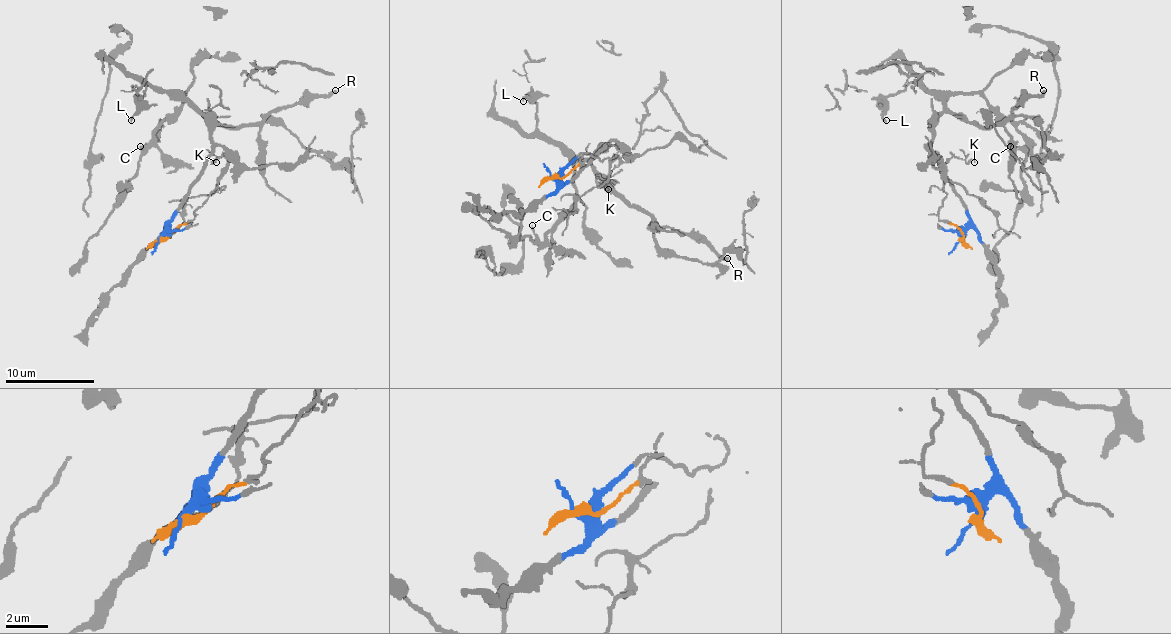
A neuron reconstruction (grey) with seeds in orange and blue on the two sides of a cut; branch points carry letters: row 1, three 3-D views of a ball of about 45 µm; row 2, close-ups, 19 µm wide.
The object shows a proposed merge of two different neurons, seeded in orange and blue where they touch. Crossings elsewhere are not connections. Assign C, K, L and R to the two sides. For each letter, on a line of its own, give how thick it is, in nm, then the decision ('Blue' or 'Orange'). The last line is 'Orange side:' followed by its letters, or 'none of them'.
C: Thickness 130 nm. Blue
K: Thickness 120 nm. Orange
L: Thickness 170 nm. Blue
R: Thickness 280 nm. Blue
Orange side: K

